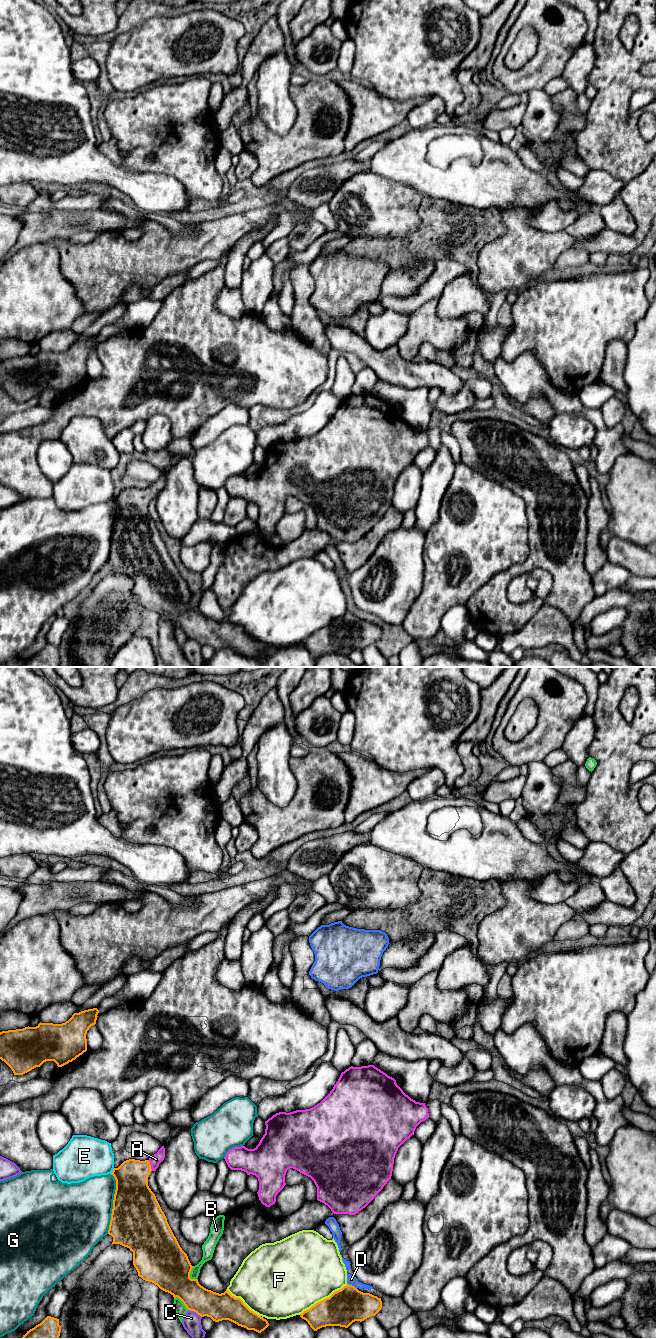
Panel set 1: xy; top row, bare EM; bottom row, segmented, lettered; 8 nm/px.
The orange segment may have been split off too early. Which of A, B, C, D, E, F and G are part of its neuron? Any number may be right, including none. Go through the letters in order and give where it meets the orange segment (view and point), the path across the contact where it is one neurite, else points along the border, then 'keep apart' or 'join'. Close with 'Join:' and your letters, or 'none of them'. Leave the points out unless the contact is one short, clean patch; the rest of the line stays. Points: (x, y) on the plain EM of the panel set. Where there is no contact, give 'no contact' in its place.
A: contact xy (150, 493); way xy (132, 518), (133, 510), (150, 493), (156, 487); join
B: contact xy (189, 603); keep apart
C: contact xy (195, 639); keep apart
D: contact xy (351, 613); keep apart
E: contact xy (112, 499); keep apart
F: contact xy (324, 627); keep apart
G: contact xy (113, 532); keep apart
Join: A

